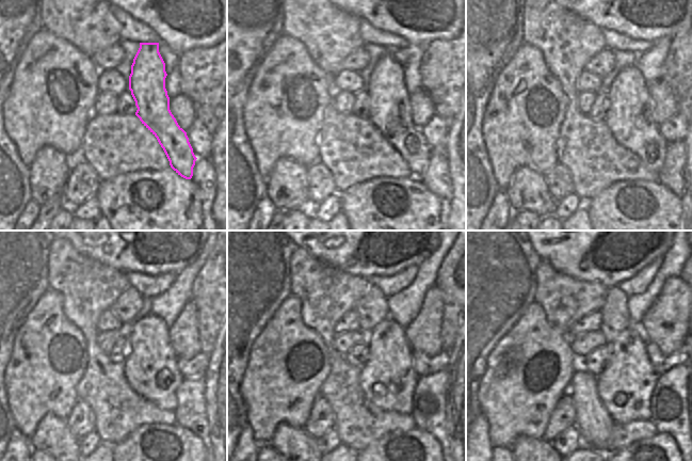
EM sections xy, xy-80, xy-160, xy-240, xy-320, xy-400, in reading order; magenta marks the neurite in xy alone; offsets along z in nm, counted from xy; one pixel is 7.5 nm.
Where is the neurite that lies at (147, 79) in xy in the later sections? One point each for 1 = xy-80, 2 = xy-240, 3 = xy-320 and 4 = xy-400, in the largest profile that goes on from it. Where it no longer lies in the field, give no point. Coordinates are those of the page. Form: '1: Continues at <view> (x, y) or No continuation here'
1: Continues at xy-80 (389, 106)
2: Continues at xy-240 (151, 365)
3: Continues at xy-320 (389, 362)
4: Continues at xy-400 (629, 371)

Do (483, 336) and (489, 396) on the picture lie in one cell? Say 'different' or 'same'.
different

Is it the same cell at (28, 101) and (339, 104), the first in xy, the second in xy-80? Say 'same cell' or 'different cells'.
different cells

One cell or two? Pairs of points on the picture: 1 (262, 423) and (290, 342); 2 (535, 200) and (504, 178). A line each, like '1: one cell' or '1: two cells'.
1: one cell
2: two cells

